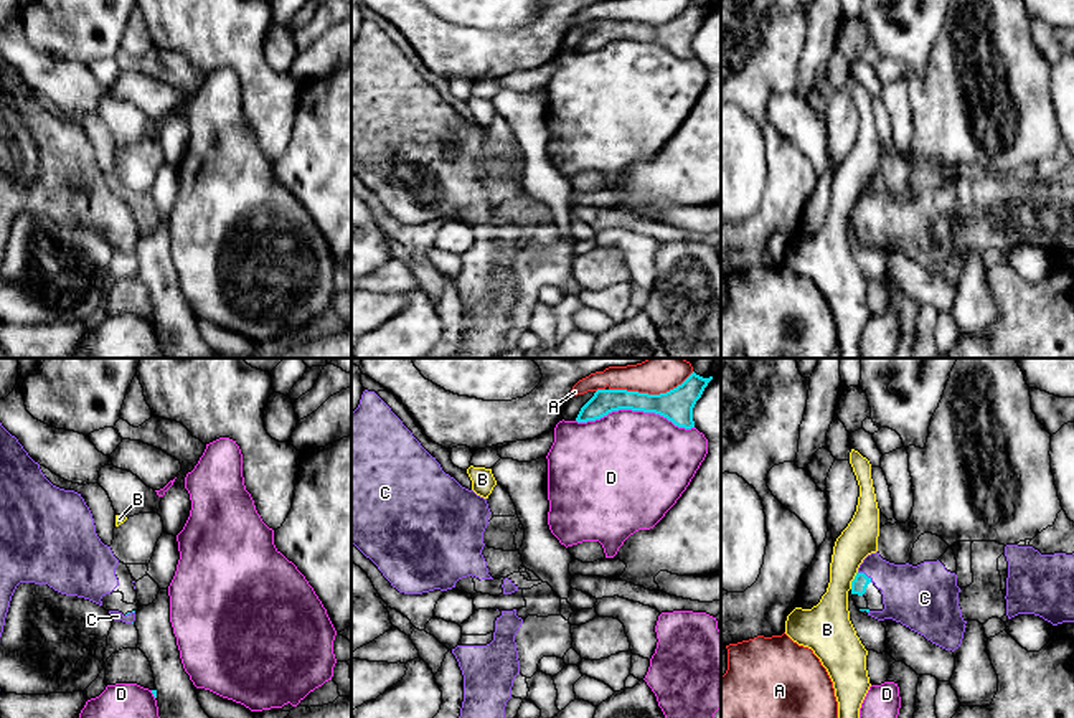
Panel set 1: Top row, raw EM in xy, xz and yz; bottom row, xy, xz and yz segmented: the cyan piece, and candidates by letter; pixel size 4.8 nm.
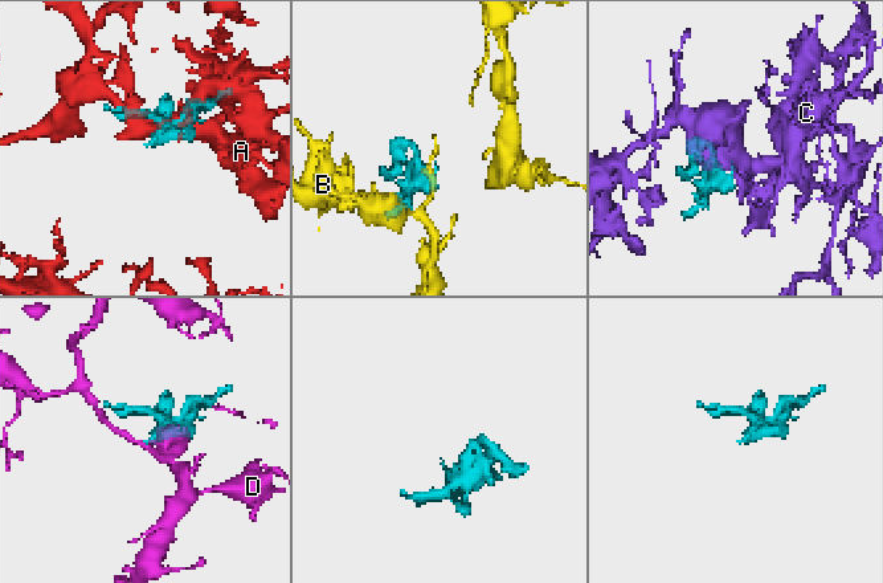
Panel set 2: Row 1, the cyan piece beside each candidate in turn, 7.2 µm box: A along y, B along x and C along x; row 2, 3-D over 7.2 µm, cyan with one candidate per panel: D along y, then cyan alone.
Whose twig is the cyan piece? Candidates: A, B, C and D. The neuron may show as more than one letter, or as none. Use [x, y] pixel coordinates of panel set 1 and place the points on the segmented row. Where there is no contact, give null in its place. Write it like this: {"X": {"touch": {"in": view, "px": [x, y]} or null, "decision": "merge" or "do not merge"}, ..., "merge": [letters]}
{"A": {"touch": {"in": "xz", "px": [650, 395]}, "decision": "do not merge"}, "B": {"touch": {"in": "yz", "px": [853, 580]}, "decision": "do not merge"}, "C": {"touch": {"in": "yz", "px": [865, 575]}, "decision": "merge"}, "D": {"touch": {"in": "xz", "px": [635, 410]}, "decision": "do not merge"}, "merge": ["C"]}

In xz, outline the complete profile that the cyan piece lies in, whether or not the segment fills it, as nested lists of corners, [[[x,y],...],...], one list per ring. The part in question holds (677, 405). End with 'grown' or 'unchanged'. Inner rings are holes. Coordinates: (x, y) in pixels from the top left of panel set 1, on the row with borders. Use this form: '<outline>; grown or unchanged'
[[[693,371],[681,385],[660,394],[627,390],[597,390],[581,408],[576,421],[596,421],[612,411],[632,409],[655,413],[678,427],[691,429],[695,427],[693,408],[711,380],[713,376],[703,378]]]; unchanged

